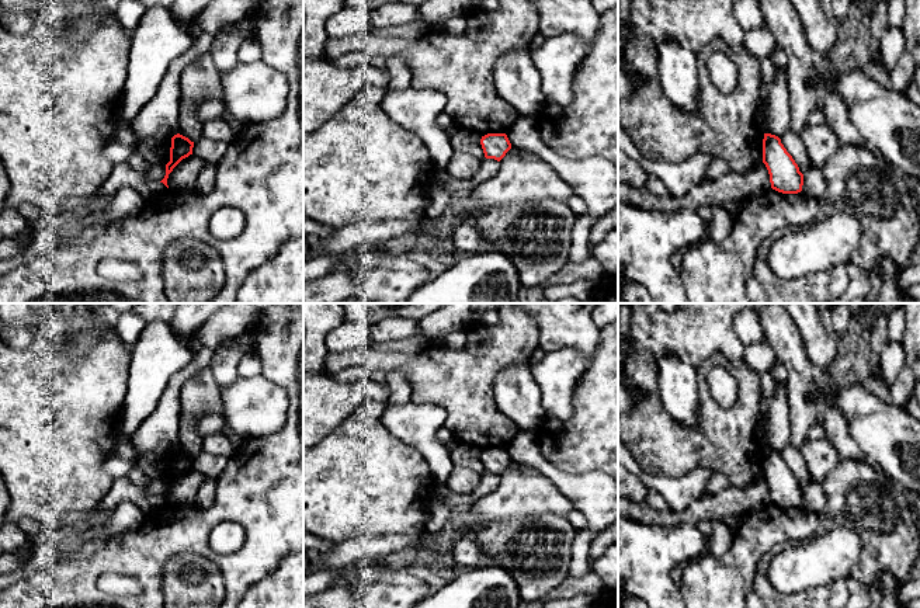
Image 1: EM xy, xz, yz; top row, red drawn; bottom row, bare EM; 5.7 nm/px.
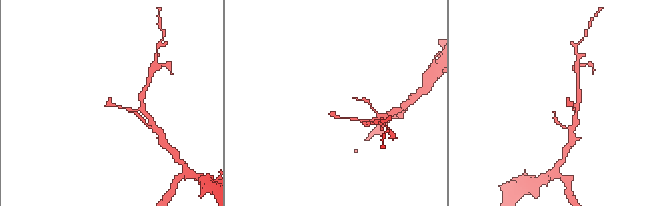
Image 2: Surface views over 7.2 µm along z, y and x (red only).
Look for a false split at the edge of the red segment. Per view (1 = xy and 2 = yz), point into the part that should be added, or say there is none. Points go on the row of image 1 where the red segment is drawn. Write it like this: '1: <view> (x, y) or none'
1: none
2: none

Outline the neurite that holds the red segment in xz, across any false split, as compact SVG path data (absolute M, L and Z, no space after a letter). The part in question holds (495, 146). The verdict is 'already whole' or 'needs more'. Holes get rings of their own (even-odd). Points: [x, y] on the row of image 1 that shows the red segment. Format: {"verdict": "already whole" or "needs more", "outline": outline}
{"verdict": "already whole", "outline": "M487 133L482 136L480 145L486 159L500 161L511 149L511 143L506 133Z"}

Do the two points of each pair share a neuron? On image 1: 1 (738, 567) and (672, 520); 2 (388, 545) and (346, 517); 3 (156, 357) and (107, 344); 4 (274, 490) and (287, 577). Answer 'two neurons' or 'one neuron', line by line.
1: two neurons
2: two neurons
3: two neurons
4: two neurons

